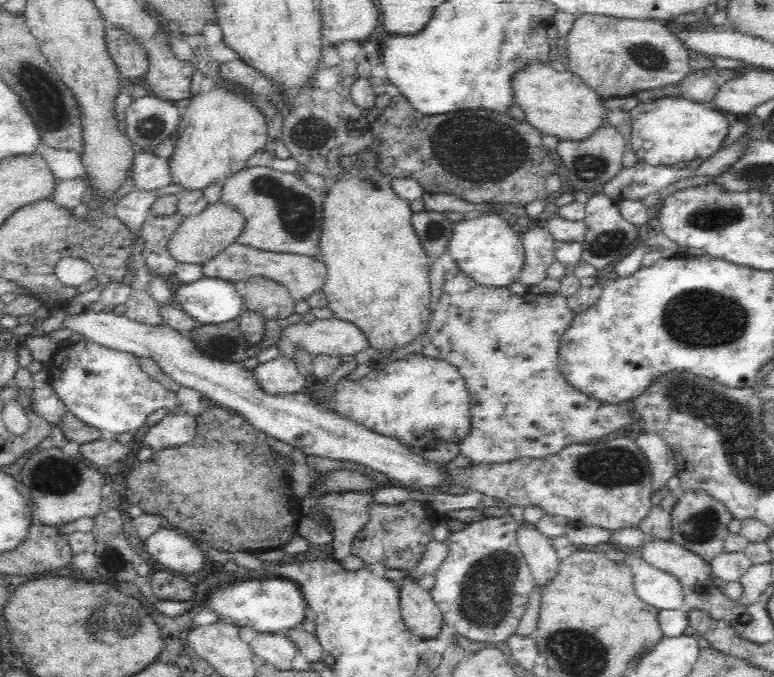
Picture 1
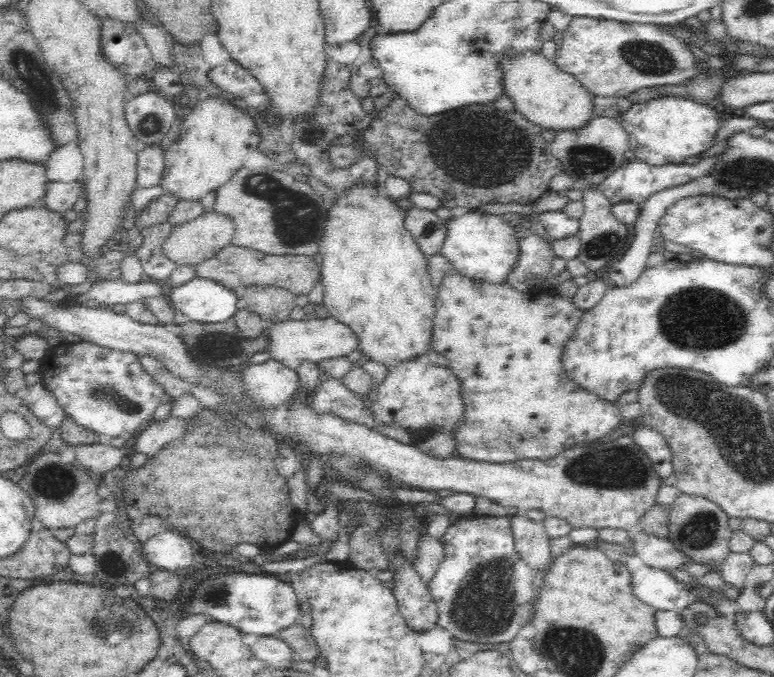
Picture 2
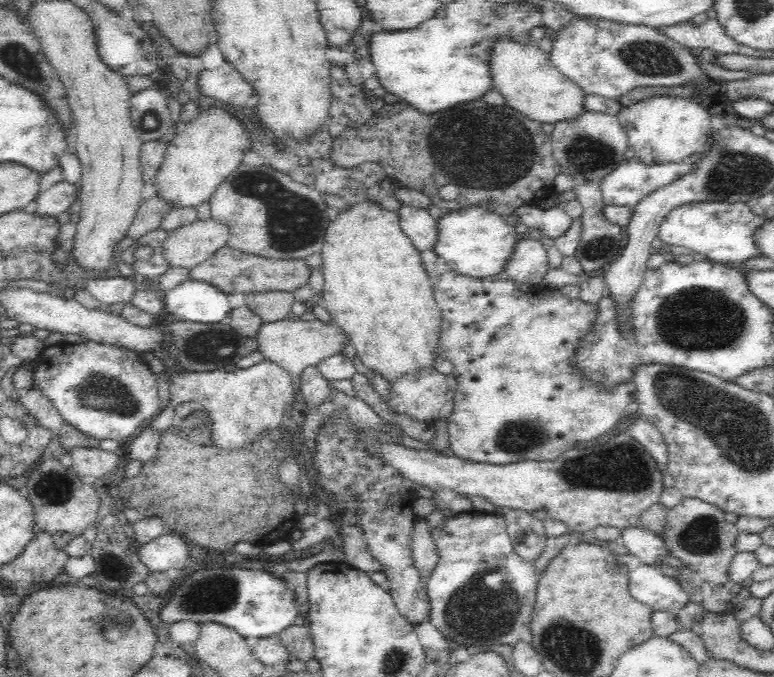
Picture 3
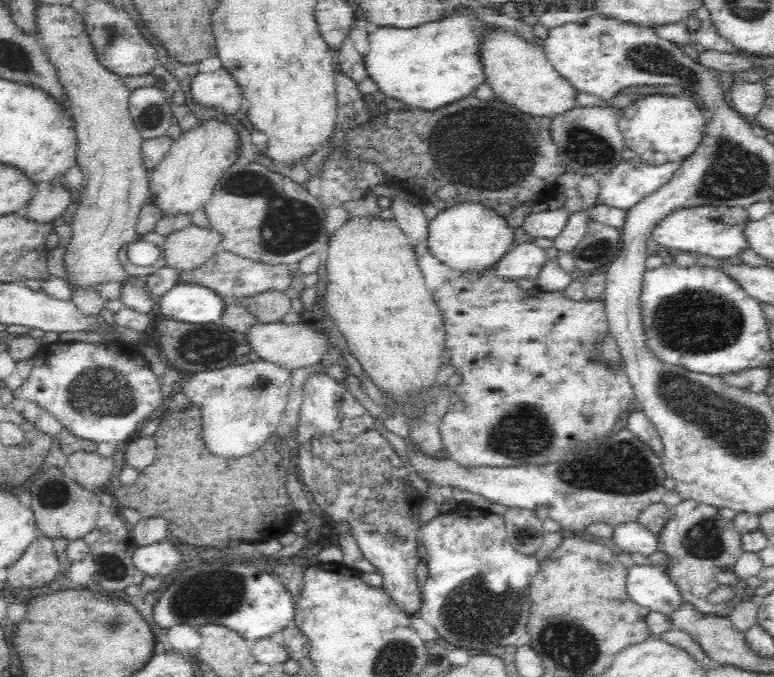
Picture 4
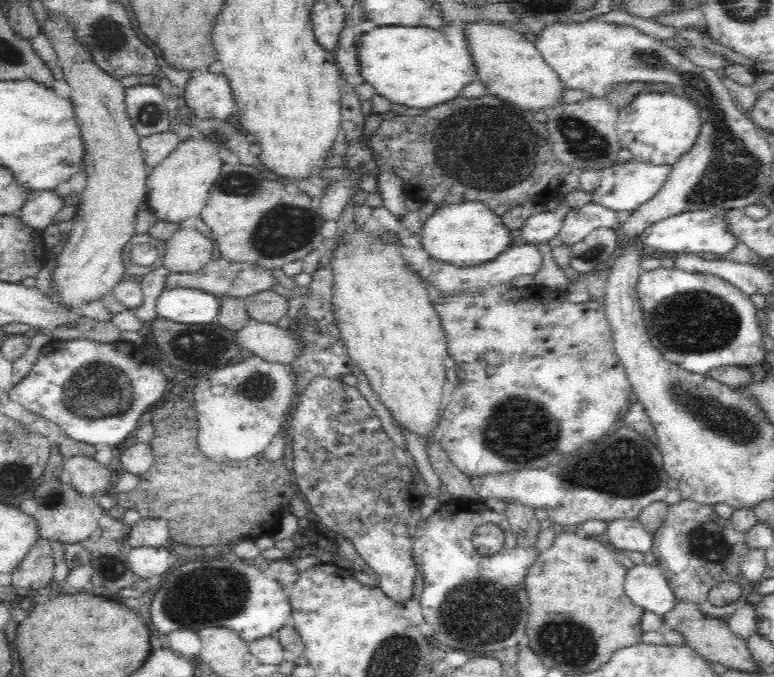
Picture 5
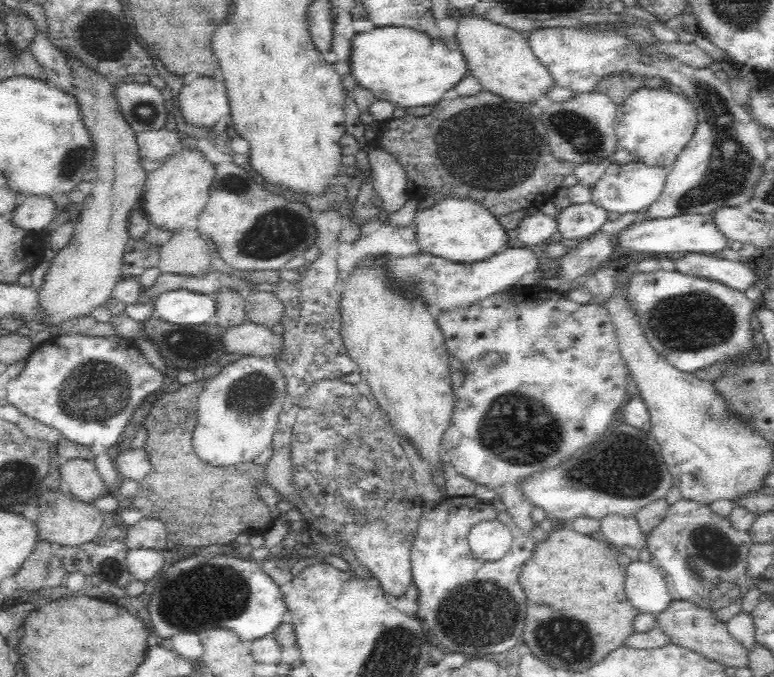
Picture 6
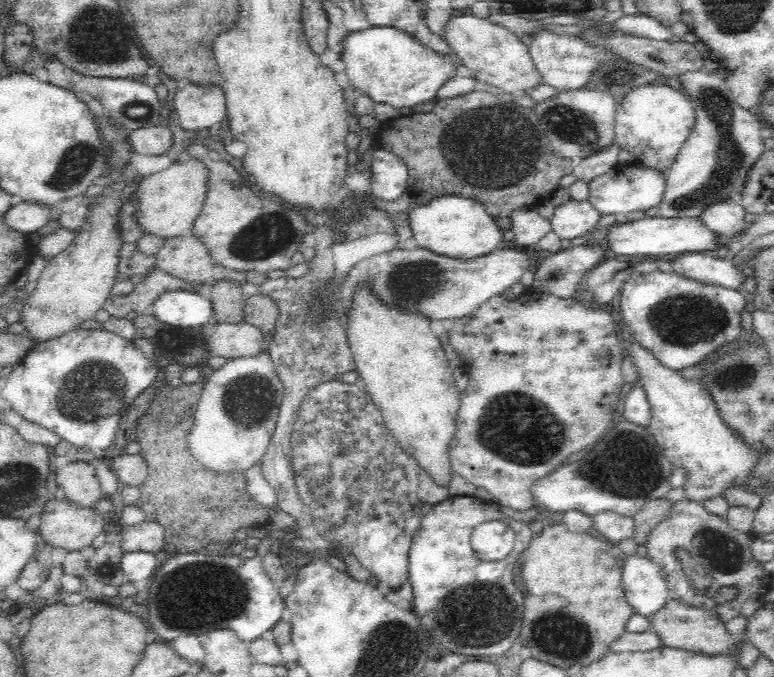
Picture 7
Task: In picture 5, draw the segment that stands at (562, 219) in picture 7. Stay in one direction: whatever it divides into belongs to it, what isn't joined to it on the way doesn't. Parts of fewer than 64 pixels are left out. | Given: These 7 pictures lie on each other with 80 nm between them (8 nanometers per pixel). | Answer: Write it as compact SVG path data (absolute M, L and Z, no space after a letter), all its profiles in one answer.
M590 202L582 208L569 209L564 224L557 234L562 240L564 247L576 245L594 227L608 227L620 230L623 221L623 213L612 210L606 206Z

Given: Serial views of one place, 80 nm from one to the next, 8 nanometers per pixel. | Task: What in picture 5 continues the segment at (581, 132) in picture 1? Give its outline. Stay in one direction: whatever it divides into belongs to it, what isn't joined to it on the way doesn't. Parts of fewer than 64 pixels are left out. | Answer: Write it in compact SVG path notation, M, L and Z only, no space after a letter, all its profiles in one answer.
M478 21L466 26L466 37L478 69L478 80L484 84L487 94L533 113L567 104L564 102L566 85L544 60L536 44L526 40L521 29L498 22Z

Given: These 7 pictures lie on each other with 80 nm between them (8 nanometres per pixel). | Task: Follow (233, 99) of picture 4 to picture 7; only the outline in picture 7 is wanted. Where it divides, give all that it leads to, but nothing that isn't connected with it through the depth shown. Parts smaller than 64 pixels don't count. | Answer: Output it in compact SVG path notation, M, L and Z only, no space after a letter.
M190 82L177 90L173 103L180 125L186 130L208 129L227 119L226 99L220 83Z

